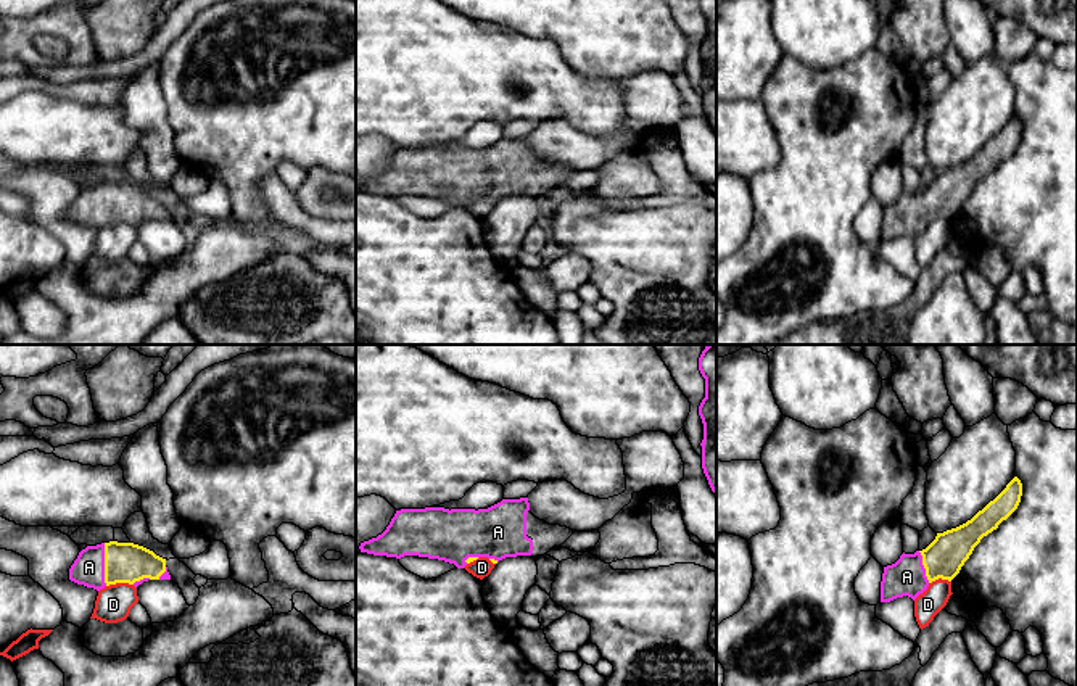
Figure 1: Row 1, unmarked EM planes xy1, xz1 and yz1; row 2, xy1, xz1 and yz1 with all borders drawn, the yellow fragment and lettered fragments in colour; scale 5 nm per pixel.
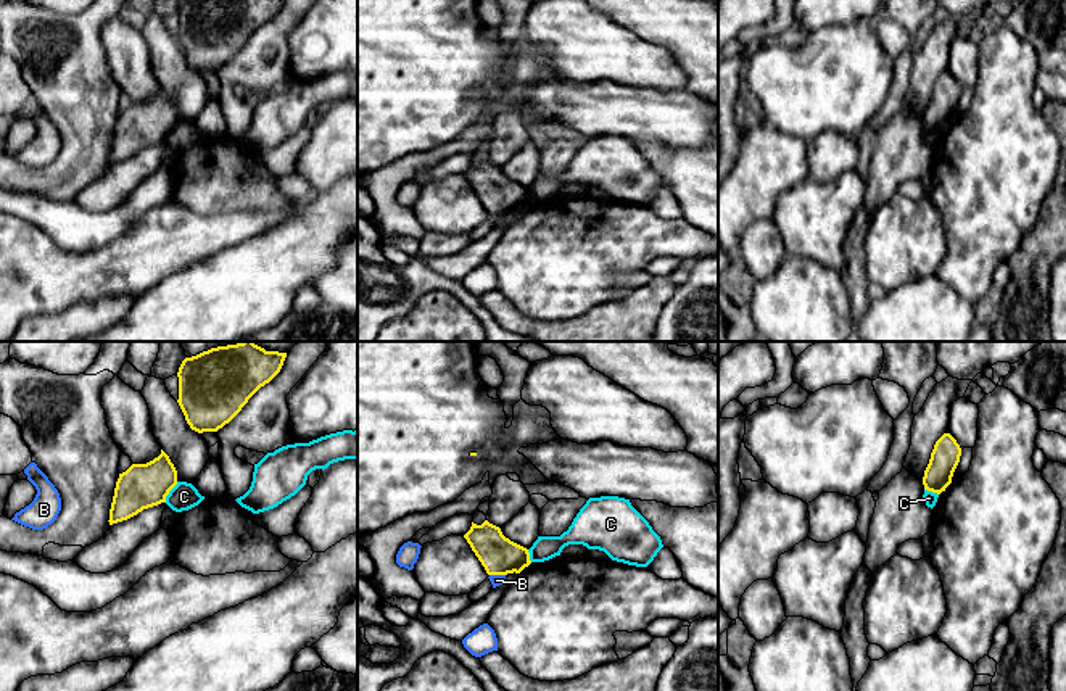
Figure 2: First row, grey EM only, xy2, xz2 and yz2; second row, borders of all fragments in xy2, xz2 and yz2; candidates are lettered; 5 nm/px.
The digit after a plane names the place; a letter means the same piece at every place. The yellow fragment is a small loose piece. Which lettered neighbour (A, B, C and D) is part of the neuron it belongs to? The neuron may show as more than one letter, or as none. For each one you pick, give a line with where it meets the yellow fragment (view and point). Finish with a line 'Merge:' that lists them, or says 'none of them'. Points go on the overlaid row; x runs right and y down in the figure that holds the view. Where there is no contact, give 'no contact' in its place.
A: xy1 (105, 564)
Merge: A

